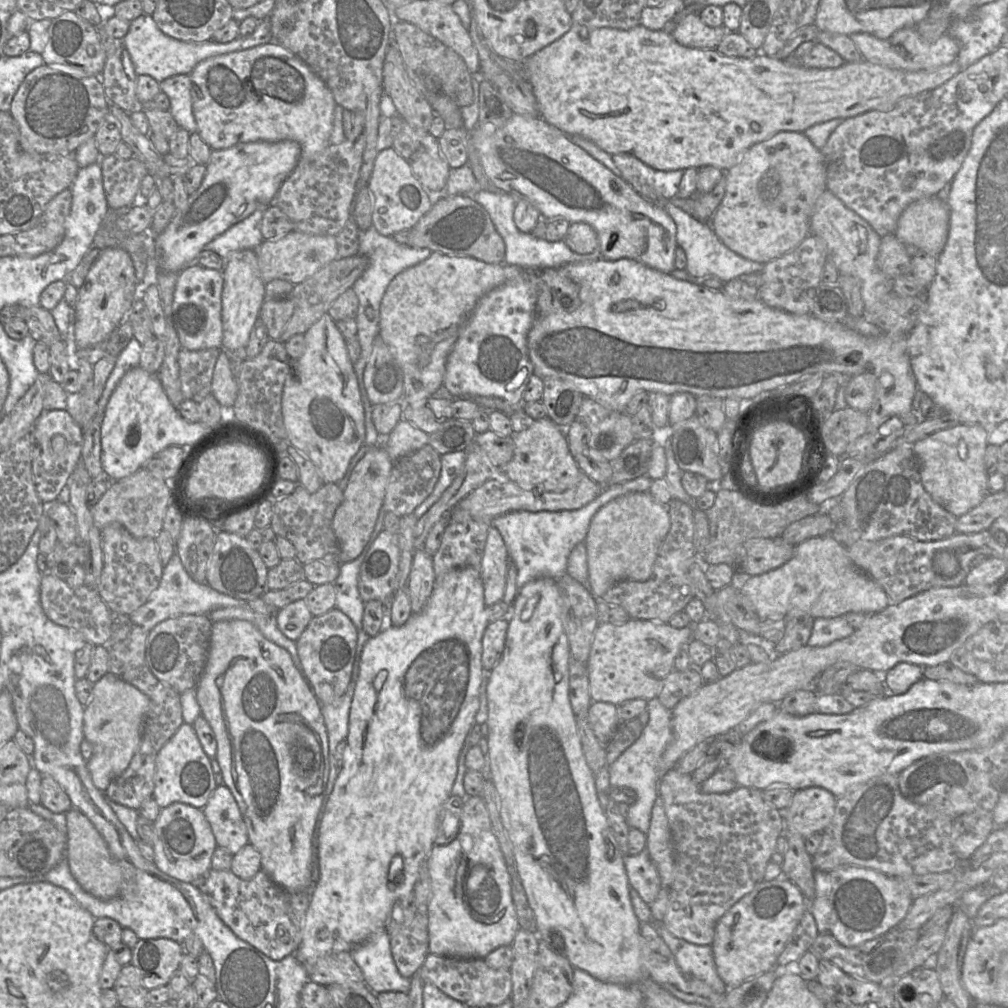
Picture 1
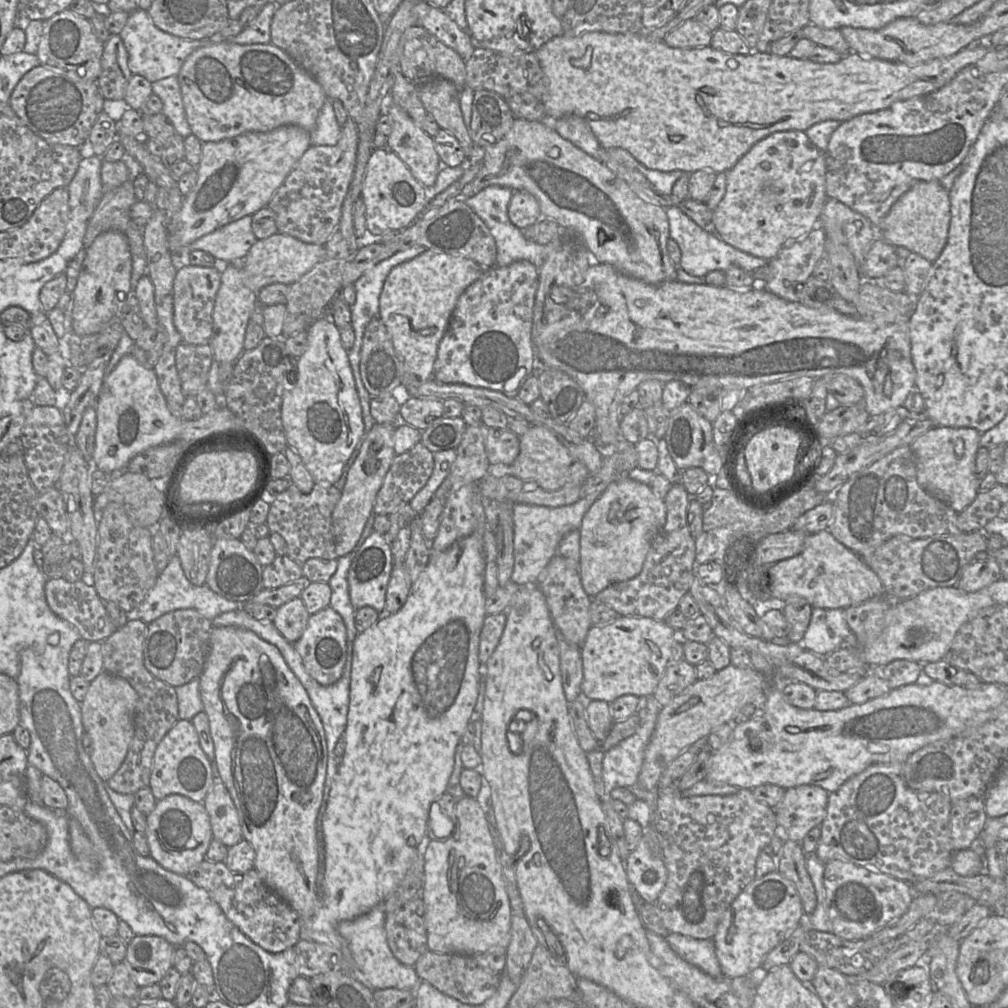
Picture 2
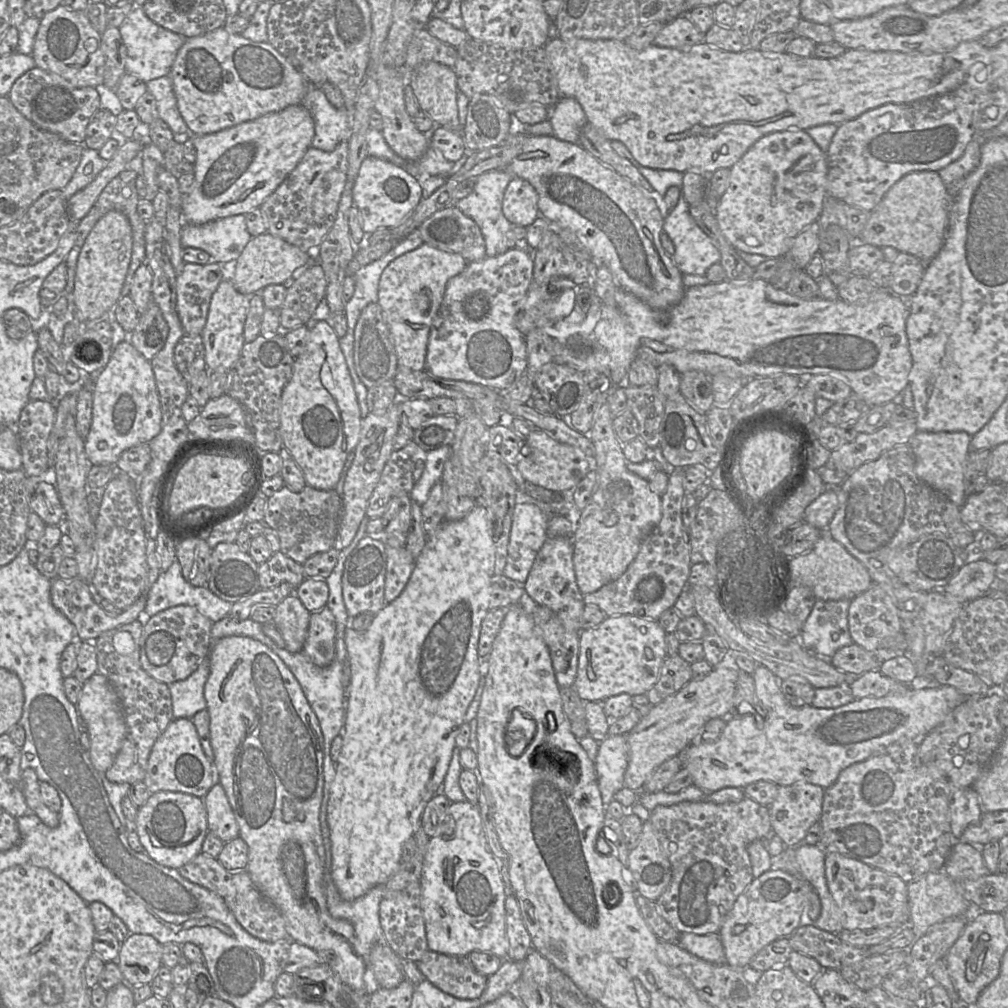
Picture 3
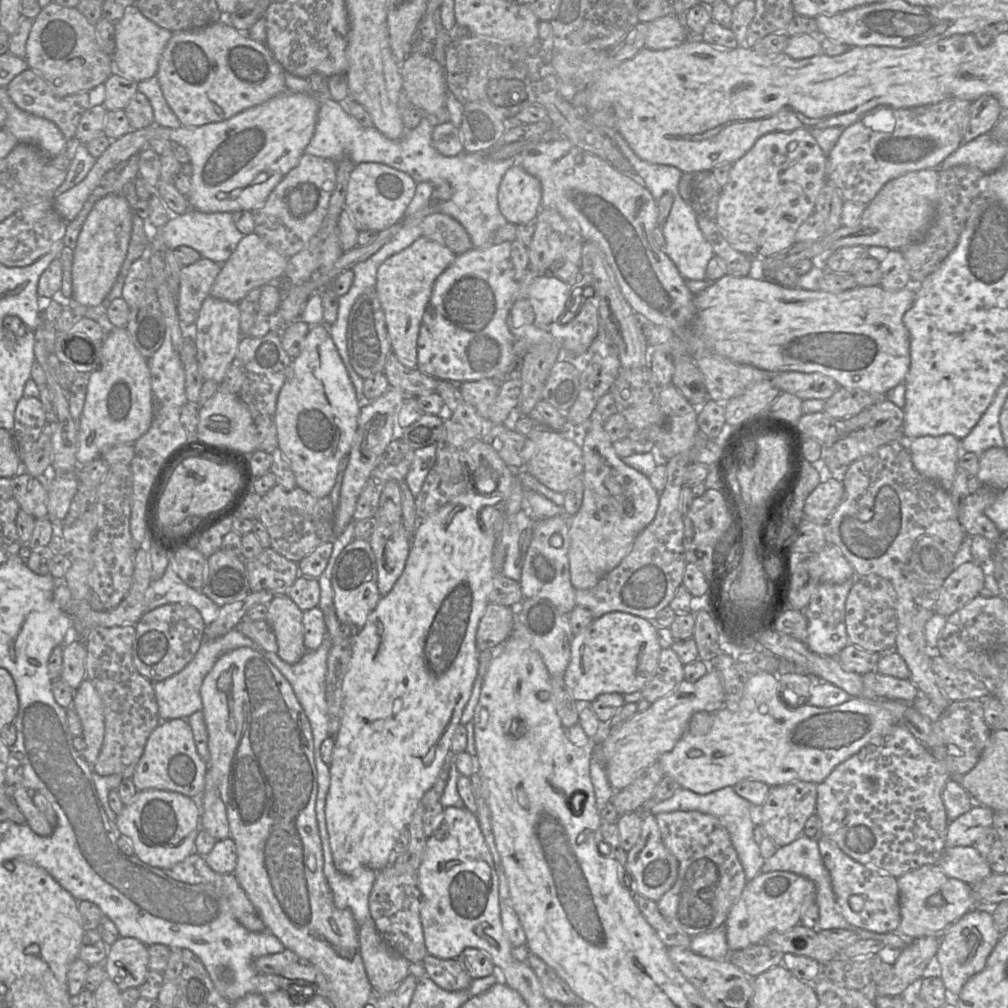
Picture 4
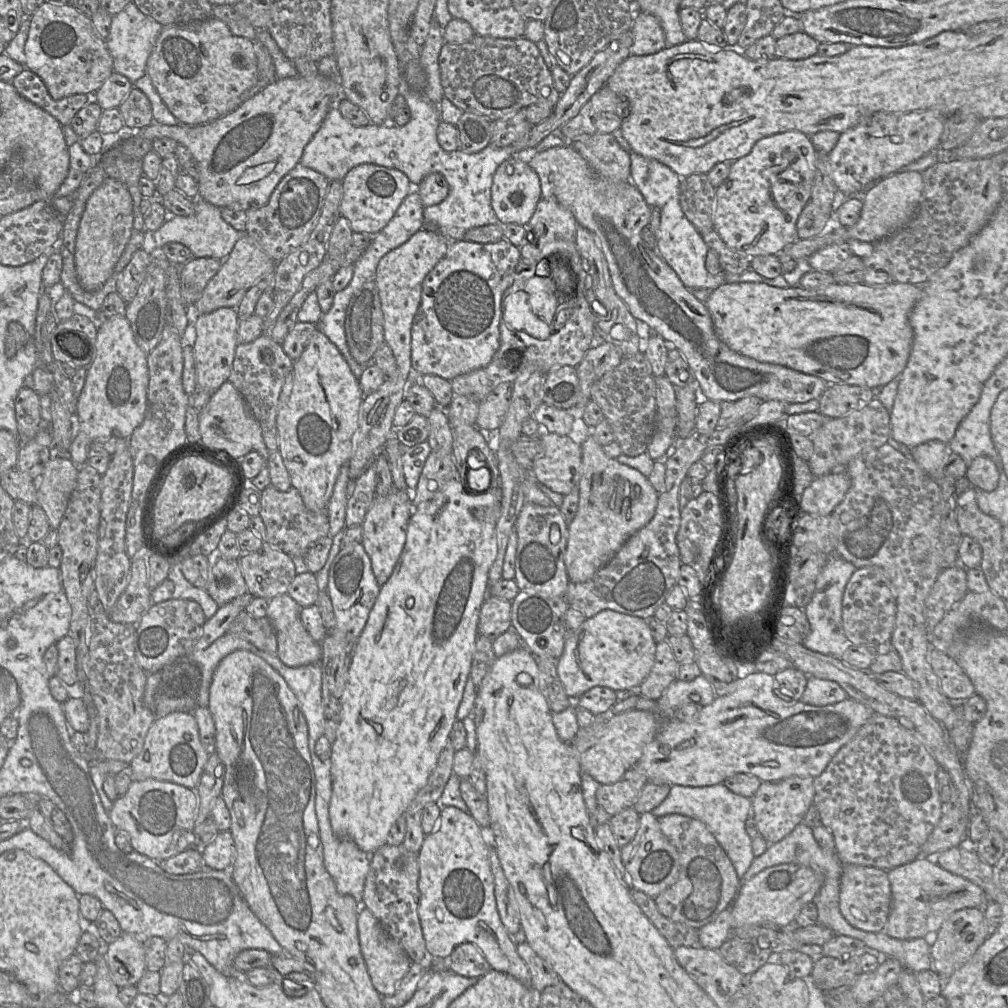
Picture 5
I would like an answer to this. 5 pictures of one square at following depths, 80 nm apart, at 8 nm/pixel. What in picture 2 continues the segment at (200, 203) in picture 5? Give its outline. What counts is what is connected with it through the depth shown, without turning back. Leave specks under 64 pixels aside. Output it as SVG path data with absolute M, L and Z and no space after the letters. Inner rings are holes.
M246 215L183 247L176 260L177 263L184 262L191 251L203 250L212 254L220 264L241 263L257 240L252 230L252 215Z

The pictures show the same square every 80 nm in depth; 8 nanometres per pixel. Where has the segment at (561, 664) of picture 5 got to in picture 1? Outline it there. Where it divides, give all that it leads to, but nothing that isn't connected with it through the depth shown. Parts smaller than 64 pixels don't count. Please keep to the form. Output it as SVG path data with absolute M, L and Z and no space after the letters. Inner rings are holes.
M629 619L621 624L597 626L586 669L592 702L619 706L626 700L657 698L667 675L674 669L674 659L692 640L693 624L674 628L668 623Z

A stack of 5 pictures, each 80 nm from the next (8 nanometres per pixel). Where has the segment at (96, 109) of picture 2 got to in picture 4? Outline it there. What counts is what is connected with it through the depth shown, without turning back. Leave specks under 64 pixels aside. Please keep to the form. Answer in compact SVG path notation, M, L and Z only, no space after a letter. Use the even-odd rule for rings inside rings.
M27 69L17 75L6 87L11 100L23 111L53 122L67 140L76 139L77 125L83 113L91 107L88 93L77 93L65 97L55 96L49 84L35 71Z

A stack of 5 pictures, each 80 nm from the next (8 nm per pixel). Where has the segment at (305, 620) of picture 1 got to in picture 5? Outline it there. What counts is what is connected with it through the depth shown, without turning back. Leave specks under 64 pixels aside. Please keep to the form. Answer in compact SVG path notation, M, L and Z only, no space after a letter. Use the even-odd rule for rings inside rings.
M286 593L269 600L266 617L277 635L277 657L289 667L320 663L321 644L304 627L301 607Z

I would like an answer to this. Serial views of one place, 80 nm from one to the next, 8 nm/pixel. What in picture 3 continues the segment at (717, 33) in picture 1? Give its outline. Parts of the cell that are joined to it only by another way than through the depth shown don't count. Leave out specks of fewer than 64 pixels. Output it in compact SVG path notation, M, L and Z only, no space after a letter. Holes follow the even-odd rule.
M681 15L664 24L653 44L660 47L687 49L703 43L704 35L687 15Z

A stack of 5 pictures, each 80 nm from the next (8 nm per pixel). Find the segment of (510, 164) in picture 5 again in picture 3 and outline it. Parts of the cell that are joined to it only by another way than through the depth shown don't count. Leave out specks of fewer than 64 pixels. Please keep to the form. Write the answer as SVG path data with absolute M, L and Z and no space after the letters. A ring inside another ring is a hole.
M513 177L504 193L502 211L513 225L528 227L542 217L538 201L539 195L528 181Z

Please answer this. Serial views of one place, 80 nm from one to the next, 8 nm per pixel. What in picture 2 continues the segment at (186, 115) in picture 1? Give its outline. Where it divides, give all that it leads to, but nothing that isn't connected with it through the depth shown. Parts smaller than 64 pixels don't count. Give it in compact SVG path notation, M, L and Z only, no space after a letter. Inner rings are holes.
M170 76L152 83L152 92L163 104L162 113L170 120L177 134L186 139L192 134L188 124L180 84L177 76Z

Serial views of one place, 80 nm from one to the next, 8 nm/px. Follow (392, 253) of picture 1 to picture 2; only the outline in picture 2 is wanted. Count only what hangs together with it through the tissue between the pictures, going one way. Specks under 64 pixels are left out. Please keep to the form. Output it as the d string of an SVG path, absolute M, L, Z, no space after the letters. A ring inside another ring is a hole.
M414 246L406 250L399 251L392 255L391 257L377 263L375 266L364 272L352 285L356 293L356 300L352 306L350 306L350 313L351 313L351 327L355 334L355 340L352 348L347 352L350 367L353 373L356 390L359 396L359 401L361 405L362 410L362 419L365 427L365 434L367 431L369 431L373 425L374 420L372 415L370 414L370 398L368 391L364 387L361 375L360 375L360 350L362 346L362 339L364 335L364 330L367 324L379 315L379 298L380 294L383 288L384 281L389 274L389 272L394 268L395 266L406 262L408 260L411 260L420 254L422 254L426 250L423 246Z

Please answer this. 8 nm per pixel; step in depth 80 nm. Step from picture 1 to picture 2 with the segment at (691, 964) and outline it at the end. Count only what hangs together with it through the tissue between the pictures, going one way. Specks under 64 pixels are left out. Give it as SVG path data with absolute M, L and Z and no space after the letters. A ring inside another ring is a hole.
M669 933L665 939L672 949L688 963L713 978L723 976L713 939L696 939L678 933Z

